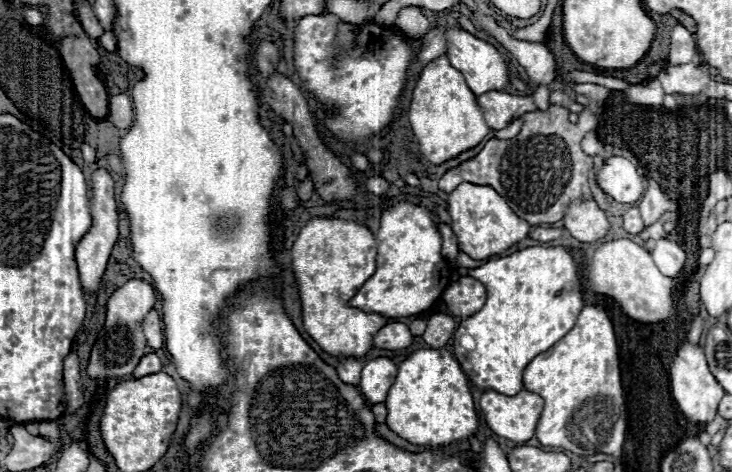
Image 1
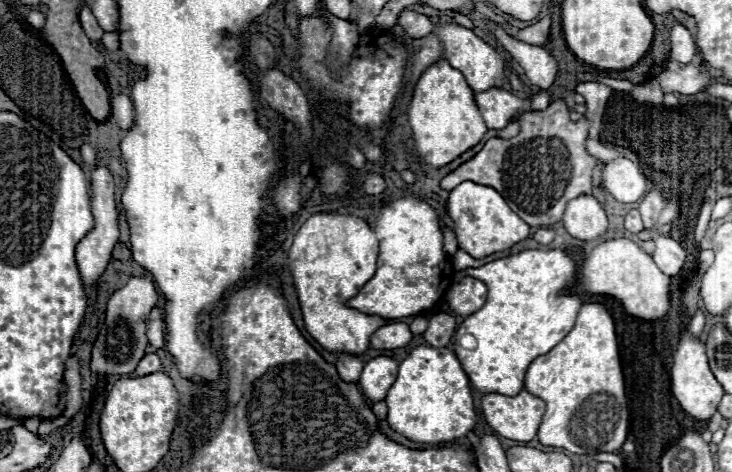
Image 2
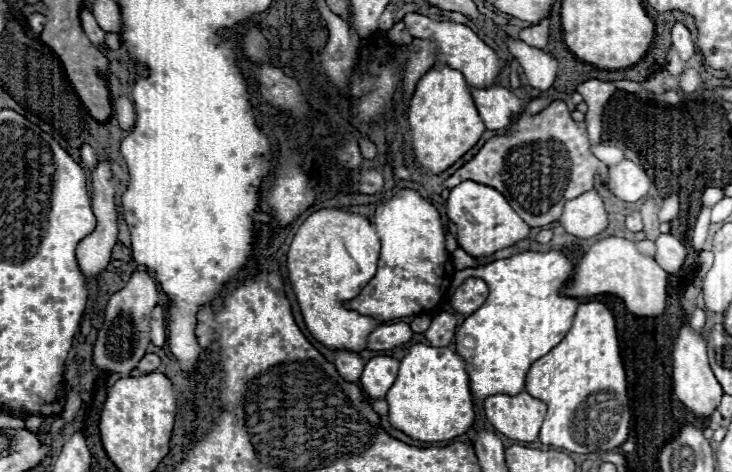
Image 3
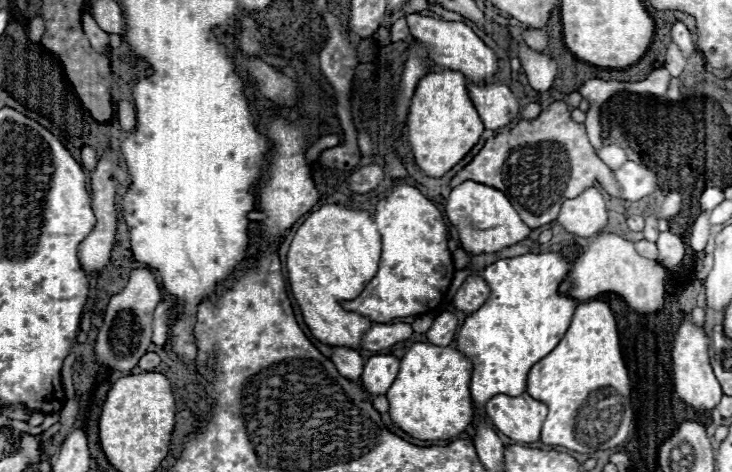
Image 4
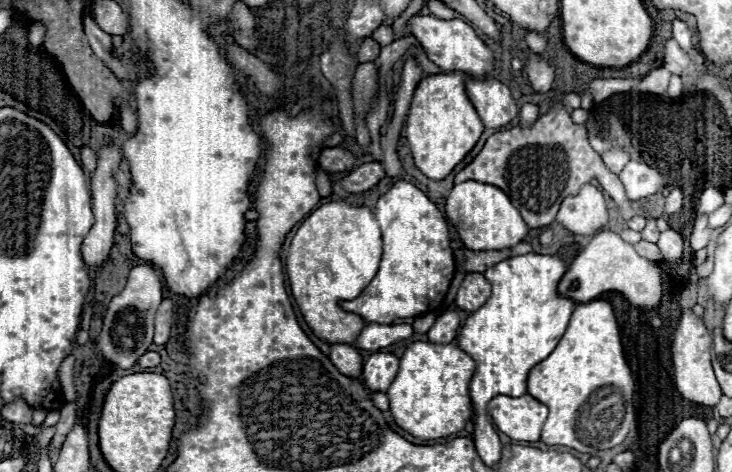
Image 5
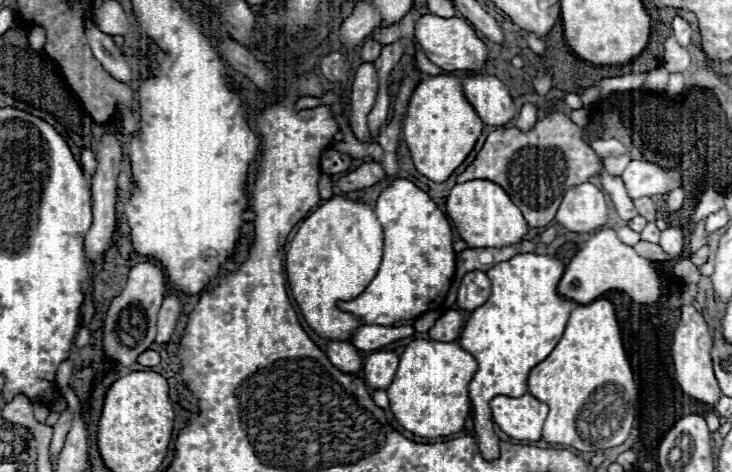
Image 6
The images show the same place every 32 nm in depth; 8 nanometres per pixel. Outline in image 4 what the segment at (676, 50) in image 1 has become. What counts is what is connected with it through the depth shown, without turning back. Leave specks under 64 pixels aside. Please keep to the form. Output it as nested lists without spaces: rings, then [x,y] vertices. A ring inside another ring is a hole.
[[[674,22],[674,26],[672,26],[672,40],[678,44],[678,48],[682,50],[684,56],[690,56],[694,52],[692,36],[690,36],[690,30],[686,28],[686,24]]]

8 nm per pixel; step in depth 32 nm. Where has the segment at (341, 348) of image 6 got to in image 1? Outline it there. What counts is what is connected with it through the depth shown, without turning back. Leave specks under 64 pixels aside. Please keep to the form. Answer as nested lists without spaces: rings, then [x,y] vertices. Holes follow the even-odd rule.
[[[338,358],[338,376],[346,384],[358,384],[360,382],[360,372],[362,372],[362,362],[358,358]]]

